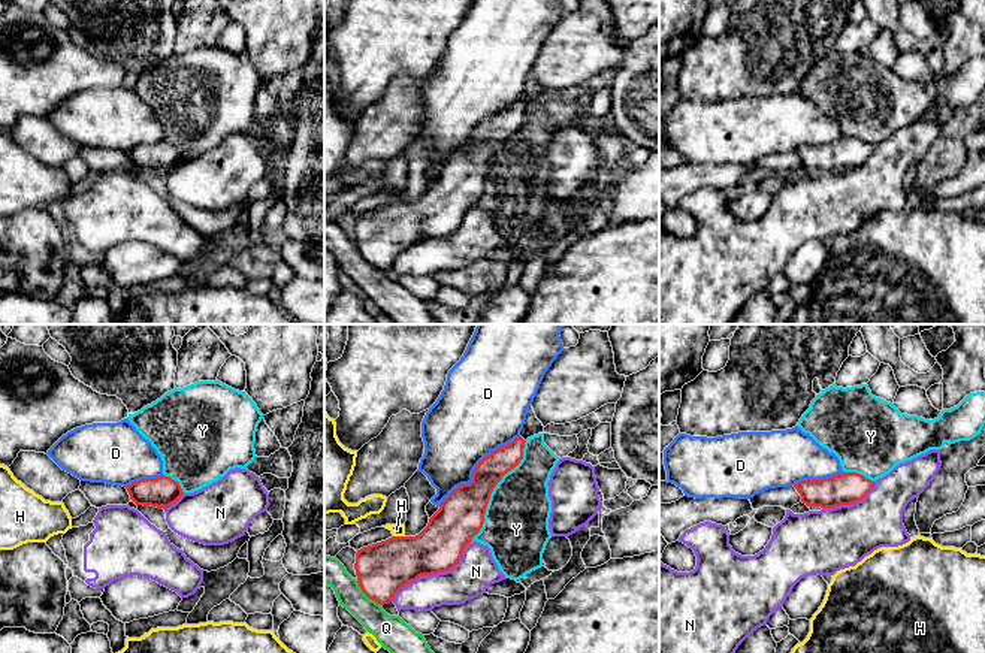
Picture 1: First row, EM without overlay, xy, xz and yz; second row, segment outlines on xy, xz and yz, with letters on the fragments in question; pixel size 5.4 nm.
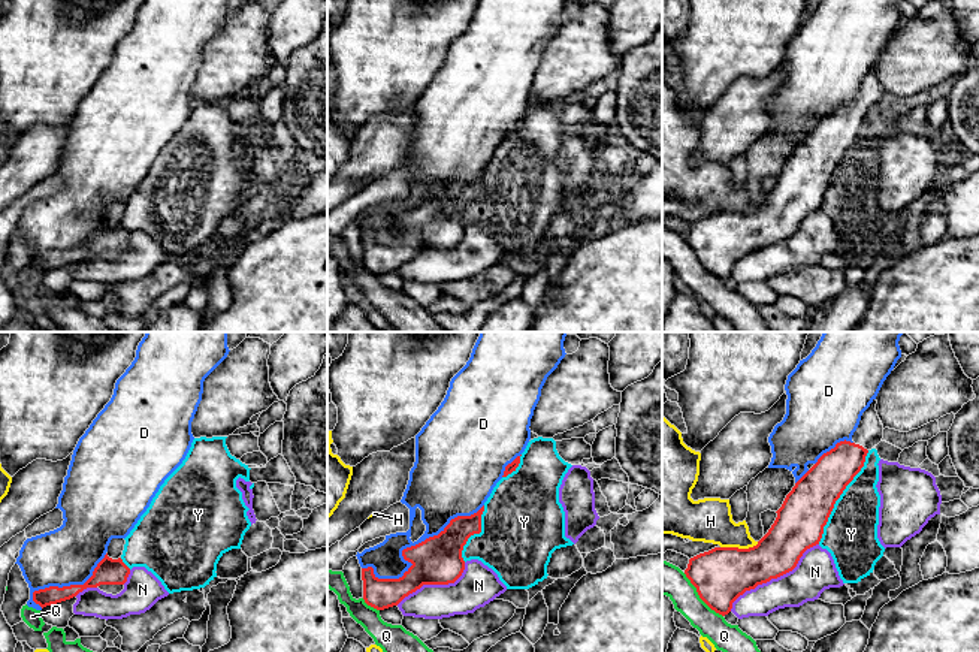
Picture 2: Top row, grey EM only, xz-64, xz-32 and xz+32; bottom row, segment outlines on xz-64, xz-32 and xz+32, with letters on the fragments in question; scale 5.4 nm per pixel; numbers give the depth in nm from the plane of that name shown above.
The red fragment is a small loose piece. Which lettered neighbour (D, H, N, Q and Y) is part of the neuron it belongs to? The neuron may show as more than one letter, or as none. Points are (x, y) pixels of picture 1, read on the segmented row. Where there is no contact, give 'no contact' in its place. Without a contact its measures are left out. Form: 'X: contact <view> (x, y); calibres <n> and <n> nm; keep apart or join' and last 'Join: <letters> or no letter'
D: contact xz (476, 468); calibres 240 and 400 nm; keep apart
H: contact xz (399, 537); calibres 280 and 60 nm; keep apart
N: contact xz (434, 573); calibres 280 and 220 nm; keep apart
Q: contact xz (366, 595); calibres 280 and 180 nm; keep apart
Y: contact xz (492, 490); calibres 260 and 360 nm; keep apart
Join: no letter

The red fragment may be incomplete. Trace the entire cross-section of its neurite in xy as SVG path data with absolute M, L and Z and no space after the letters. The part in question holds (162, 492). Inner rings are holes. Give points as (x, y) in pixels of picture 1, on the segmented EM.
M166 475L139 480L126 489L136 505L151 505L163 510L184 495L179 483Z

